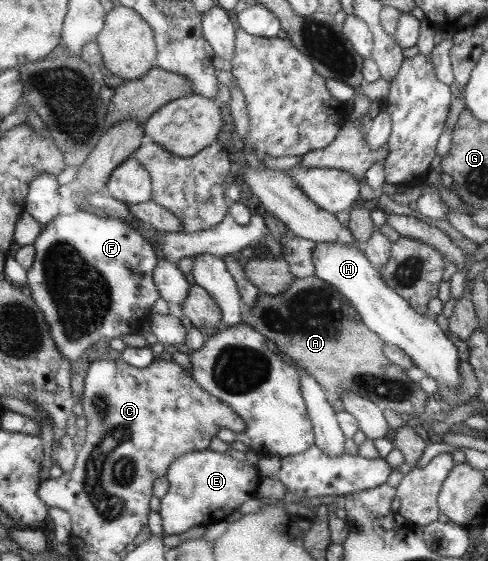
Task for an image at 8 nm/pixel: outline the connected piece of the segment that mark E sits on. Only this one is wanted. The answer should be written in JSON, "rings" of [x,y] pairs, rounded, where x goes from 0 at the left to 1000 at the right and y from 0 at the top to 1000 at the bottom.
{"rings":[[[430,799],[385,806],[361,818],[340,848],[348,872],[328,895],[326,916],[338,954],[373,952],[393,938],[424,938],[463,927],[467,916],[486,911],[508,888],[520,889],[533,856],[525,831],[500,831],[500,825],[480,818],[467,806],[439,806]]]}

